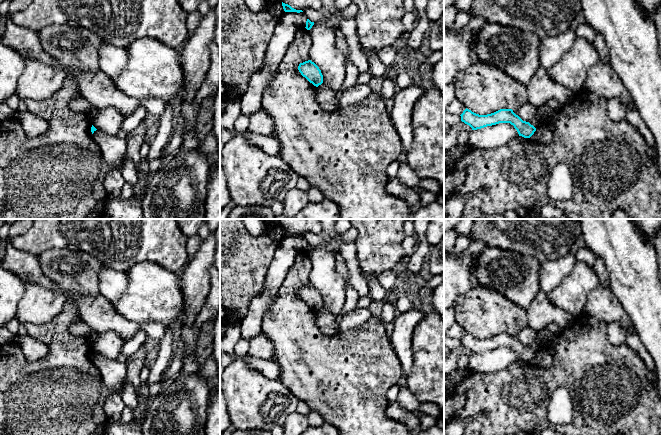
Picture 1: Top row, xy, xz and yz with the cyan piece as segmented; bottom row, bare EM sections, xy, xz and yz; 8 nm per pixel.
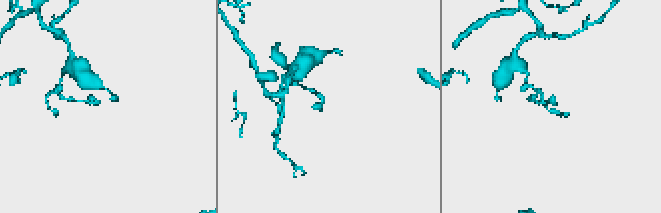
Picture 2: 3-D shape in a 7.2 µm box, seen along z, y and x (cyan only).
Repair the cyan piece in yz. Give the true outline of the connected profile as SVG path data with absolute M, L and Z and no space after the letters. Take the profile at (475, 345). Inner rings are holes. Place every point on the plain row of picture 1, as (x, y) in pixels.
M466 332L460 340L461 345L469 349L472 354L499 347L510 347L517 354L519 360L524 362L530 362L536 355L533 349L523 345L512 333L500 333L491 338L479 339Z

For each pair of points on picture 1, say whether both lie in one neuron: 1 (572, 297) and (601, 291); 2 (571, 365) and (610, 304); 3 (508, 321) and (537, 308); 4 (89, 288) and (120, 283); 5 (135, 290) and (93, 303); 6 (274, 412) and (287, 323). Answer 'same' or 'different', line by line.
1: different
2: different
3: different
4: different
5: different
6: different

